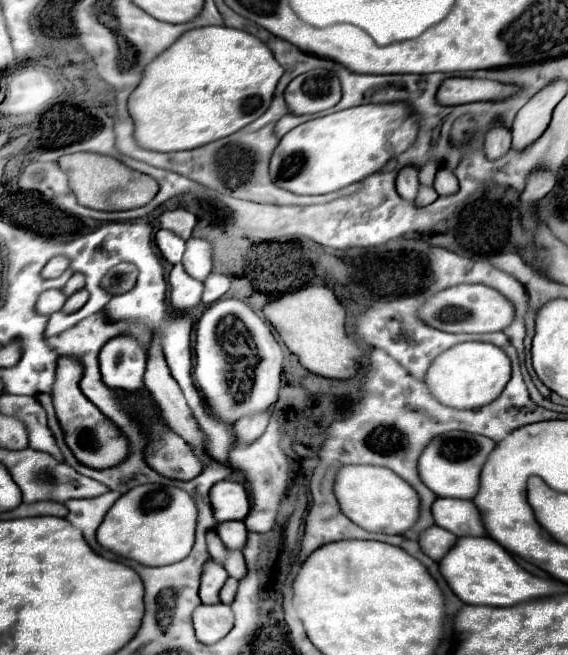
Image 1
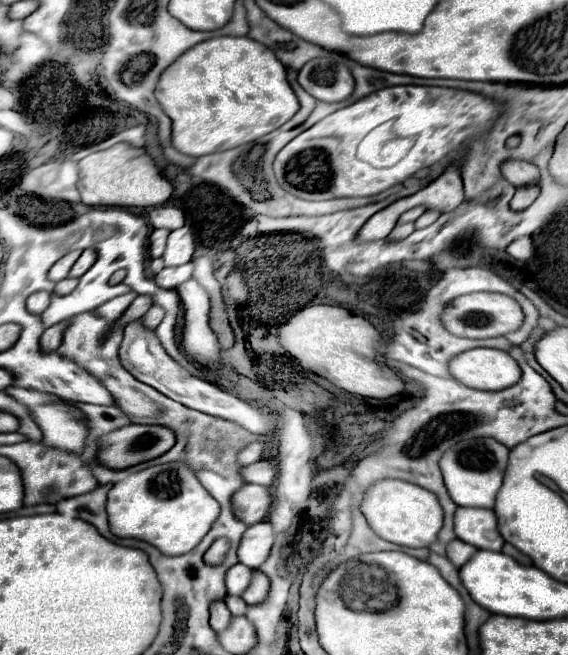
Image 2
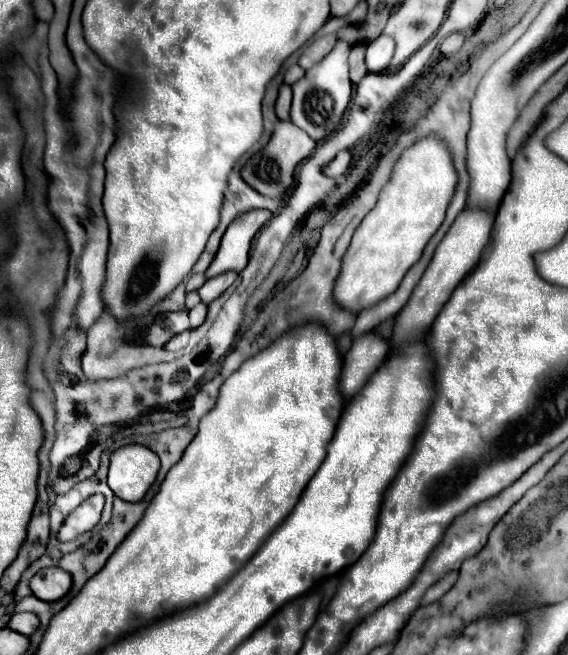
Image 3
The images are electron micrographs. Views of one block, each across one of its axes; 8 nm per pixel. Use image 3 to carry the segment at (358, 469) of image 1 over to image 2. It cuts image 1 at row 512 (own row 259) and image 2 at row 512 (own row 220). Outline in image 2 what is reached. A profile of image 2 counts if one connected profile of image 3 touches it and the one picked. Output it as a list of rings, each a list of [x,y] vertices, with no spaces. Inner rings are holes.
[[[388,478],[374,482],[366,490],[360,510],[380,538],[408,548],[428,548],[442,528],[442,508],[438,498],[432,492],[404,480]]]

